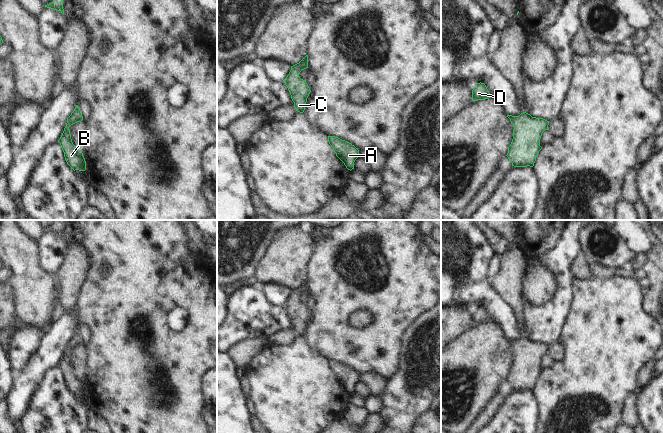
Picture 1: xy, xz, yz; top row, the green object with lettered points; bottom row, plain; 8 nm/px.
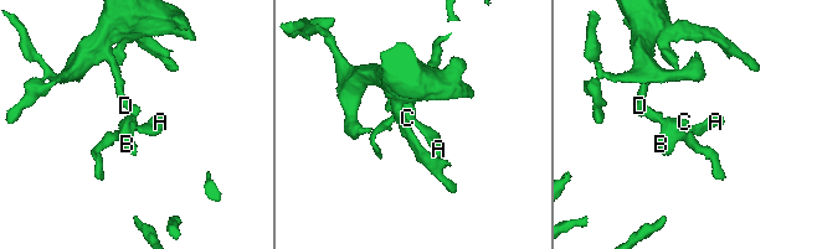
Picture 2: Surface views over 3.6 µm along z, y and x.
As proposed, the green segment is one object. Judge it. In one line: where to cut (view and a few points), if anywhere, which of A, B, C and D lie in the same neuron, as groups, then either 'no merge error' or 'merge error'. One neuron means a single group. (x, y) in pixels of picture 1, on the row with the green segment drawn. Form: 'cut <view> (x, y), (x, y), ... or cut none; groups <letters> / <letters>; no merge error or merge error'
cut none; groups A B C D; no merge error

